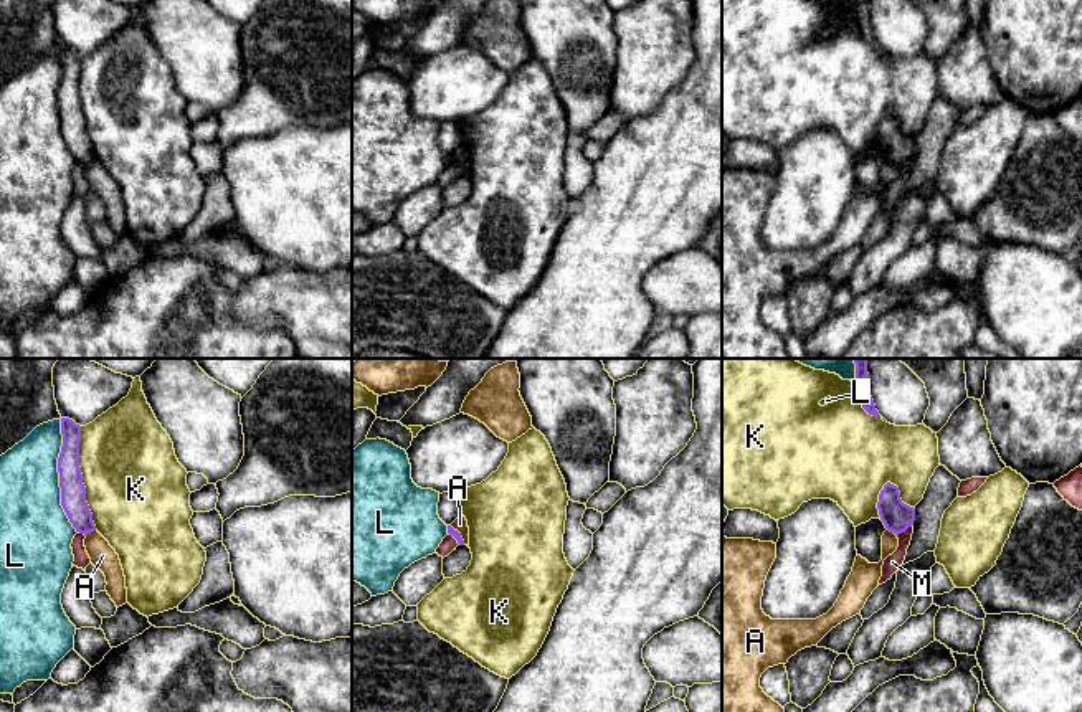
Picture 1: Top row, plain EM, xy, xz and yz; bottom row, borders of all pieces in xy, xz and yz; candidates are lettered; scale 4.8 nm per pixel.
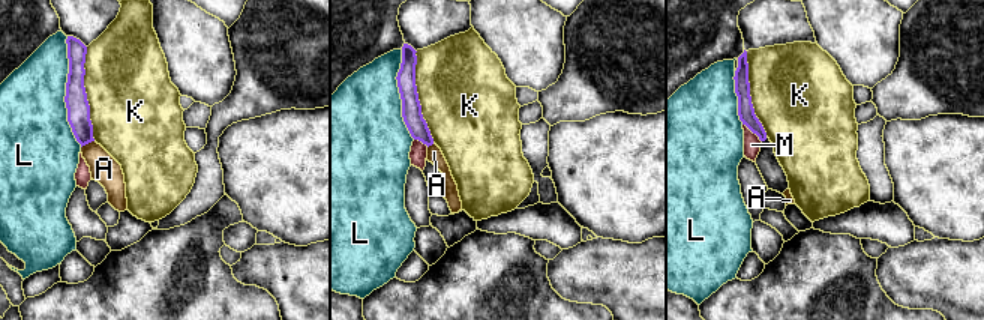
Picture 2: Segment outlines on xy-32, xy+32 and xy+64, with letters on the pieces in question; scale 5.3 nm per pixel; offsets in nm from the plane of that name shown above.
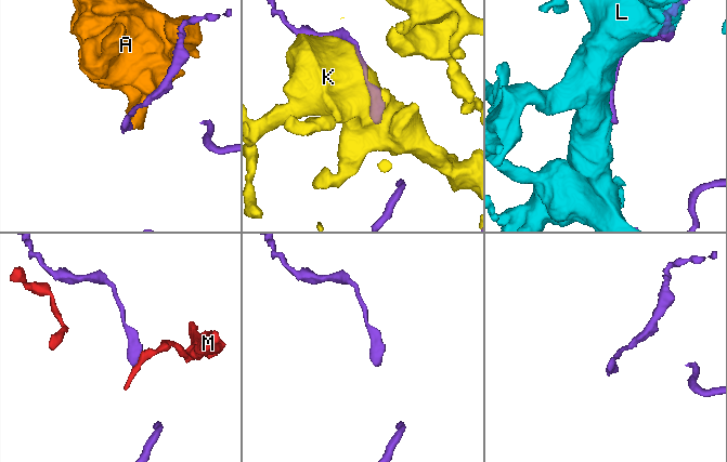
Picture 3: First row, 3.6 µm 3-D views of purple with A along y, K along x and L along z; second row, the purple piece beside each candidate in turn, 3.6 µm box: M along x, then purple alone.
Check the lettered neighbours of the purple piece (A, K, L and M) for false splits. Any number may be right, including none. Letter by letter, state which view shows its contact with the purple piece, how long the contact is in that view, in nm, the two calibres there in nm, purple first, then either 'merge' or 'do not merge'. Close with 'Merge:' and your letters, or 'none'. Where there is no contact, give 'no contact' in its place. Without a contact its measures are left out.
A: meets purple in xy; contact 60 nm long; 130 nm thick on the purple side, 120 nm on the other; do not merge
K: meets purple in xy; contact 500 nm long; 130 nm thick on the purple side, 480 nm on the other; do not merge
L: meets purple in xy; contact 550 nm long; 130 nm thick on the purple side, 320 nm on the other; do not merge
M: meets purple in yz; contact 100 nm long; 150 nm thick on the purple side, 80 nm on the other; do not merge
Merge: none

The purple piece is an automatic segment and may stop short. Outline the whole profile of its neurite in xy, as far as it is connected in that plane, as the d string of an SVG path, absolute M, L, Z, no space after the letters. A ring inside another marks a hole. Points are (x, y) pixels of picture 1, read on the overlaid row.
M61 418L63 446L58 458L61 506L79 534L96 530L93 514L86 502L86 487L79 468L81 426L69 418Z

